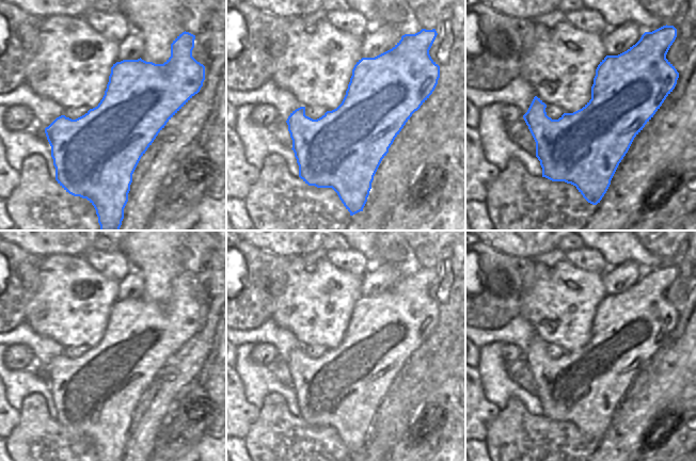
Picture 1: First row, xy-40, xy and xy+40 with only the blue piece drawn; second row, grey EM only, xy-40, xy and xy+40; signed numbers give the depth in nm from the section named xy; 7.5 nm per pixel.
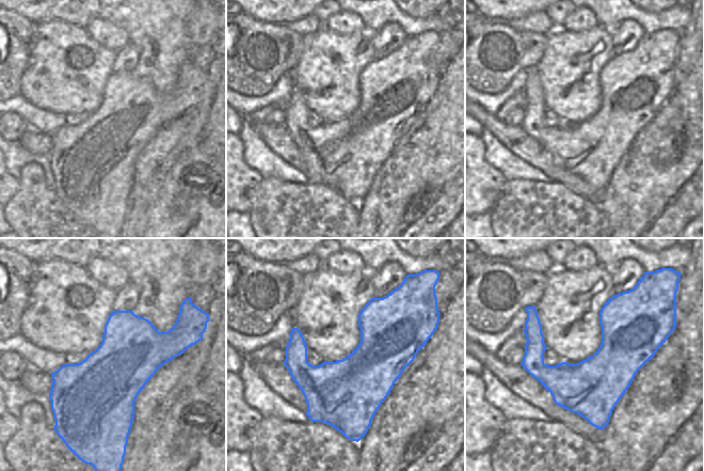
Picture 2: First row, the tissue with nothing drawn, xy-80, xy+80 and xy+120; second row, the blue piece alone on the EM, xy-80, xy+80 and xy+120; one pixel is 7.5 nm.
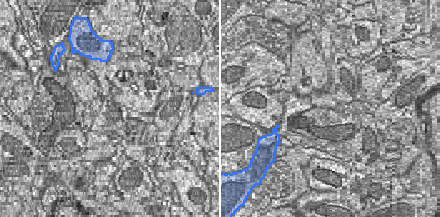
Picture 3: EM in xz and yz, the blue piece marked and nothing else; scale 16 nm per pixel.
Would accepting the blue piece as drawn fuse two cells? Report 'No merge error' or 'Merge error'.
Merge error

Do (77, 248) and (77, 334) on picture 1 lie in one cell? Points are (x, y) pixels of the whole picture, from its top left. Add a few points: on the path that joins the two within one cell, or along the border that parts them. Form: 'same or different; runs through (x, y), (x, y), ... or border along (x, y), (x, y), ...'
different; border along (51, 255), (68, 254), (82, 256)

